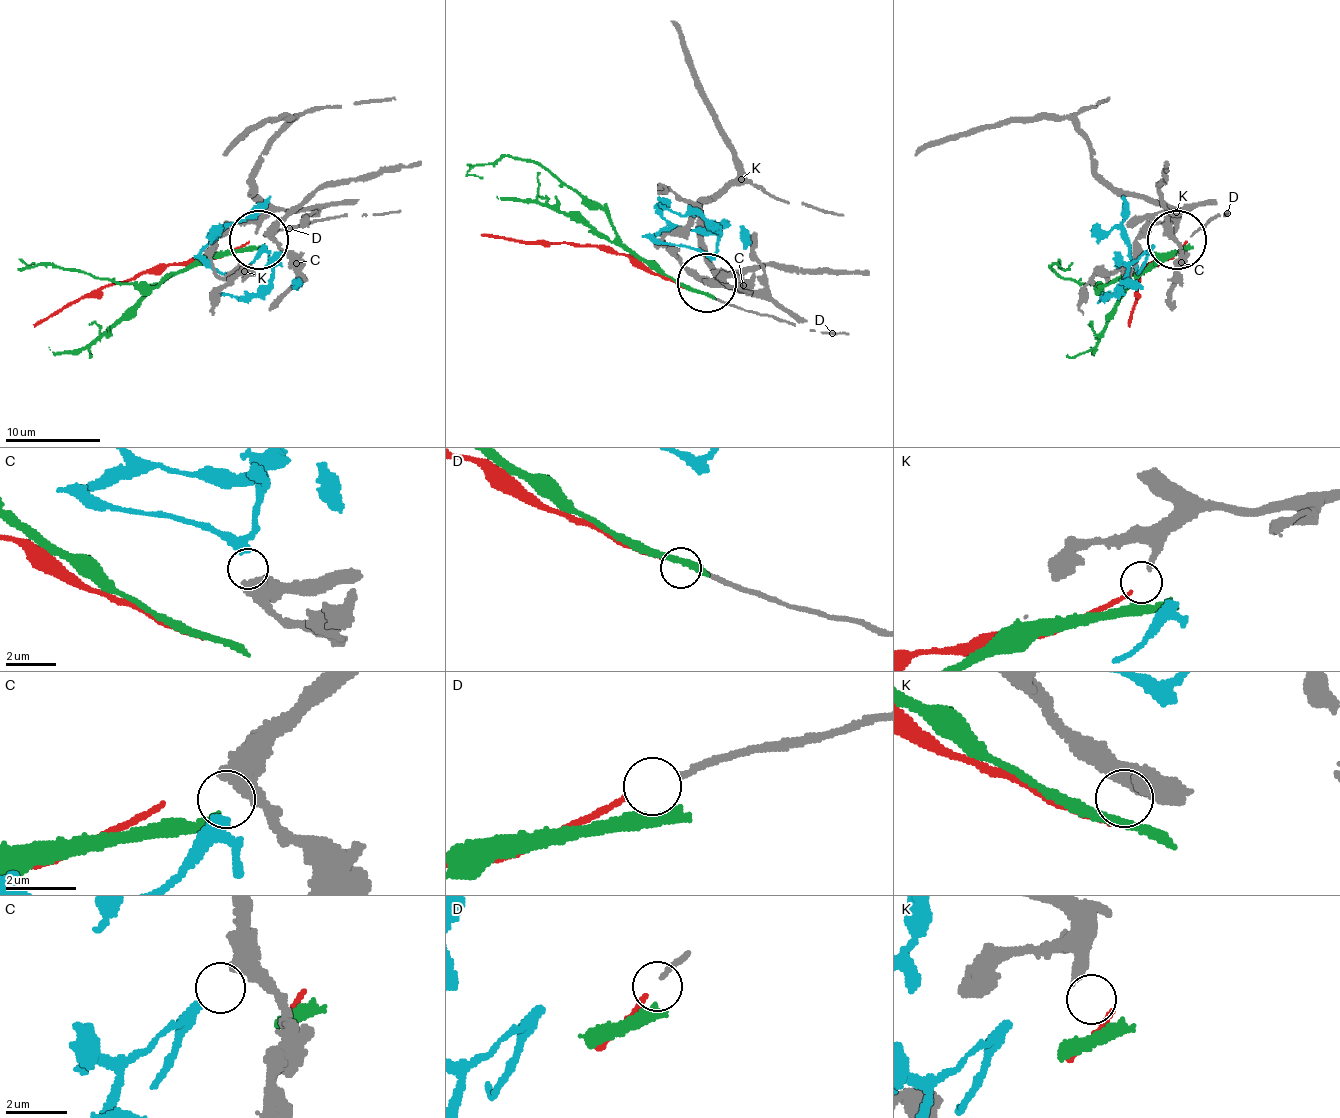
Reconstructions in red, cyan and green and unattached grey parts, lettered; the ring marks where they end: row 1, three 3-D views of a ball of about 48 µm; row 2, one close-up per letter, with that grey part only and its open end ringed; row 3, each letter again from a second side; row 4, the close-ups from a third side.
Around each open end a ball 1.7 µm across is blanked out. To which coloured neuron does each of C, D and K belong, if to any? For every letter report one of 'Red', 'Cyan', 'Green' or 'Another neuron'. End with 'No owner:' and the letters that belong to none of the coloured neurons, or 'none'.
C: Cyan
D: Red
K: Another neuron
No owner: K

